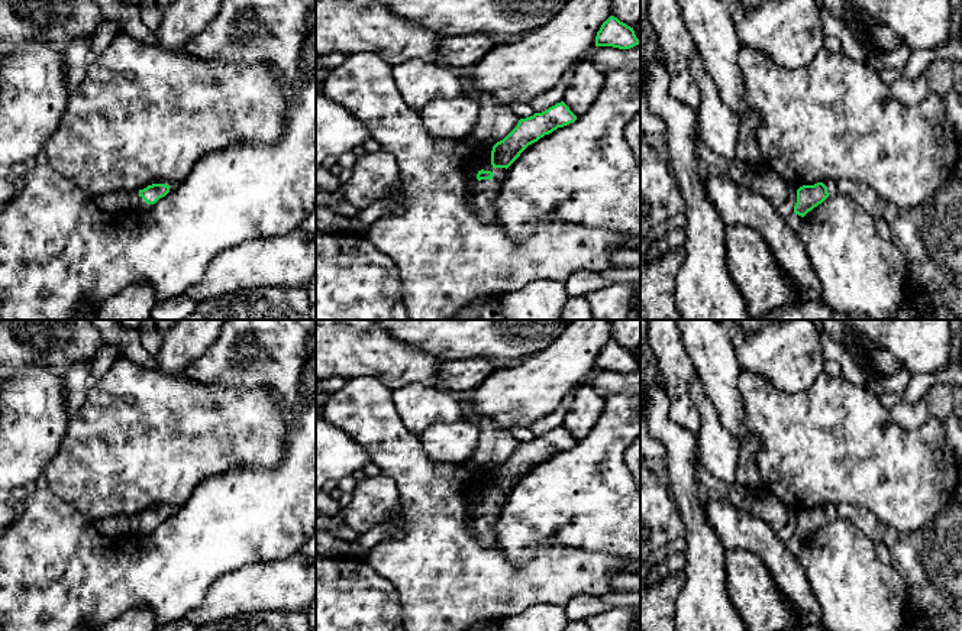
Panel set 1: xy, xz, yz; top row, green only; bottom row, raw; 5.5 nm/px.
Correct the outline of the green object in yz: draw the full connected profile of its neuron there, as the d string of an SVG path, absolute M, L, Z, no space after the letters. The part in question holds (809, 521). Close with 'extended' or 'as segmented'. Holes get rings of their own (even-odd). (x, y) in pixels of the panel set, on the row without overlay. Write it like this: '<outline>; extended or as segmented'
M827 504L814 509L803 509L797 514L794 537L804 541L814 531L821 528L829 520L837 518L837 507Z; extended

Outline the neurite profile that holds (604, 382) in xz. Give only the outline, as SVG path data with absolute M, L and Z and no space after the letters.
M640 368L630 373L613 370L595 370L593 373L593 388L600 395L630 392L640 395Z

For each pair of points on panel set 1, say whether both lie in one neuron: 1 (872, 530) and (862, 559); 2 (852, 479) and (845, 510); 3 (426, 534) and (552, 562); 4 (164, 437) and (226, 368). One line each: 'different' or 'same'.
1: different
2: different
3: same
4: different

